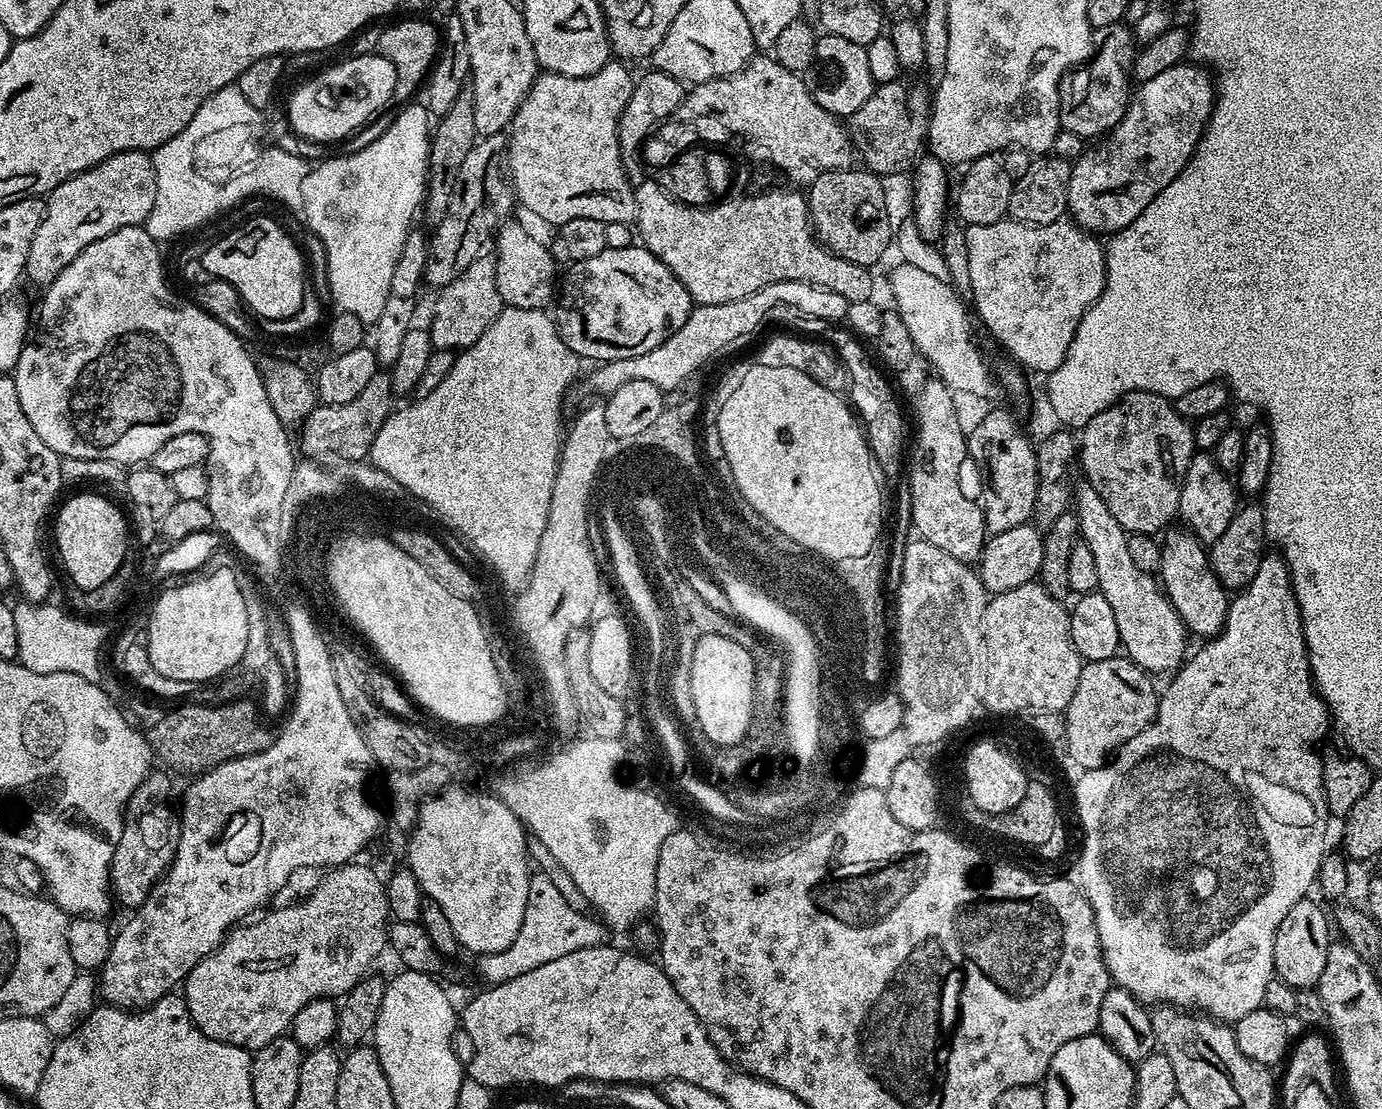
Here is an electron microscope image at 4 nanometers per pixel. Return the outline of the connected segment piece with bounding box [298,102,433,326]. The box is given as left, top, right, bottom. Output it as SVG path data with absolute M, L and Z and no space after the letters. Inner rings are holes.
M416 103L401 107L404 109L377 140L357 152L322 161L317 168L305 171L298 185L304 216L313 234L324 243L328 288L335 307L354 314L365 326L375 324L386 306L394 266L413 227L412 219L425 200L433 129L428 126L427 107Z

